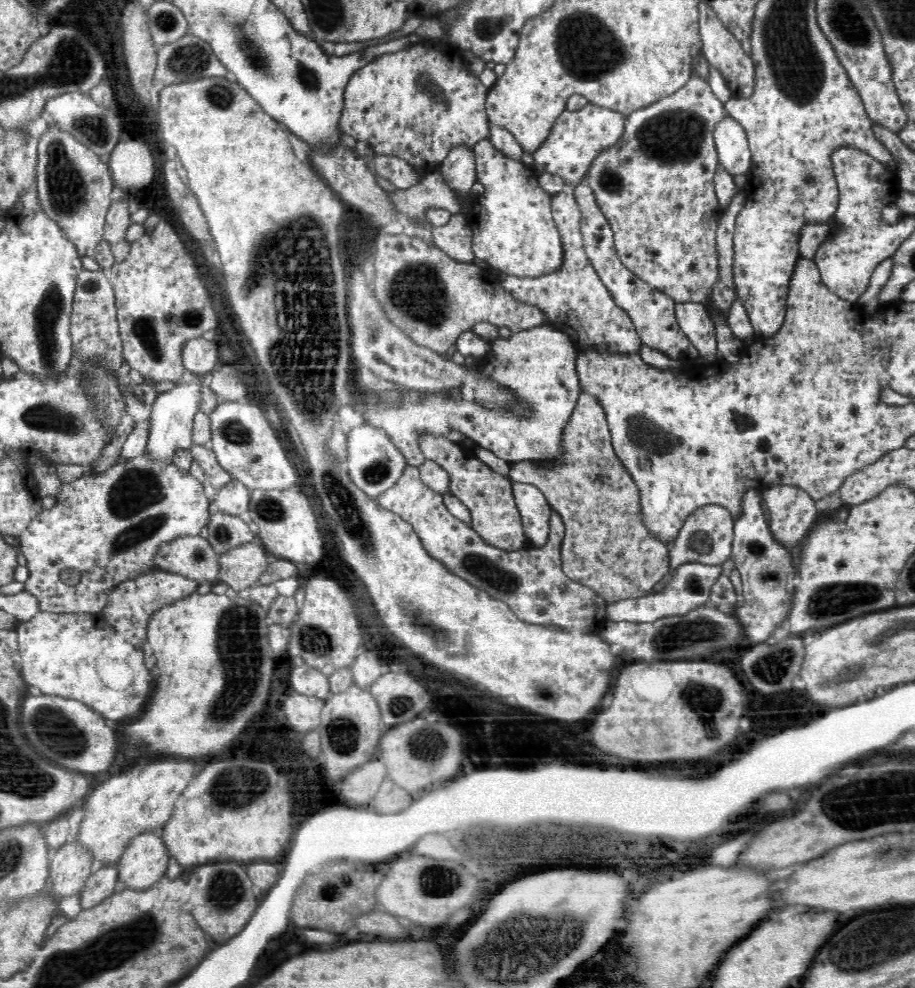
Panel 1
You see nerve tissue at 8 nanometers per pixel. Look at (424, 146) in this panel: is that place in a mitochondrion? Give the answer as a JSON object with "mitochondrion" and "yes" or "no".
{"mitochondrion":"no"}

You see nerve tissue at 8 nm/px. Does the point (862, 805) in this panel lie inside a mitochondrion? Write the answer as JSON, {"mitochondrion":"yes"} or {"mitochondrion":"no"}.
{"mitochondrion":"yes"}

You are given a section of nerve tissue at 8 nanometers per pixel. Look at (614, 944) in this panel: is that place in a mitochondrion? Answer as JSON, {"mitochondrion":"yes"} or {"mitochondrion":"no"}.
{"mitochondrion":"no"}

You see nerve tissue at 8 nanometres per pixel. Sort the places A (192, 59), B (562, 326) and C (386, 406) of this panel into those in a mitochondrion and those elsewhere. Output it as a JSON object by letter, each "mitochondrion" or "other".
{"A":"mitochondrion","B":"other","C":"mitochondrion"}

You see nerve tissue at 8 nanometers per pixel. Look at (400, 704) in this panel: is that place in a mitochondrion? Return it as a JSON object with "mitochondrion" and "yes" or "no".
{"mitochondrion":"yes"}

